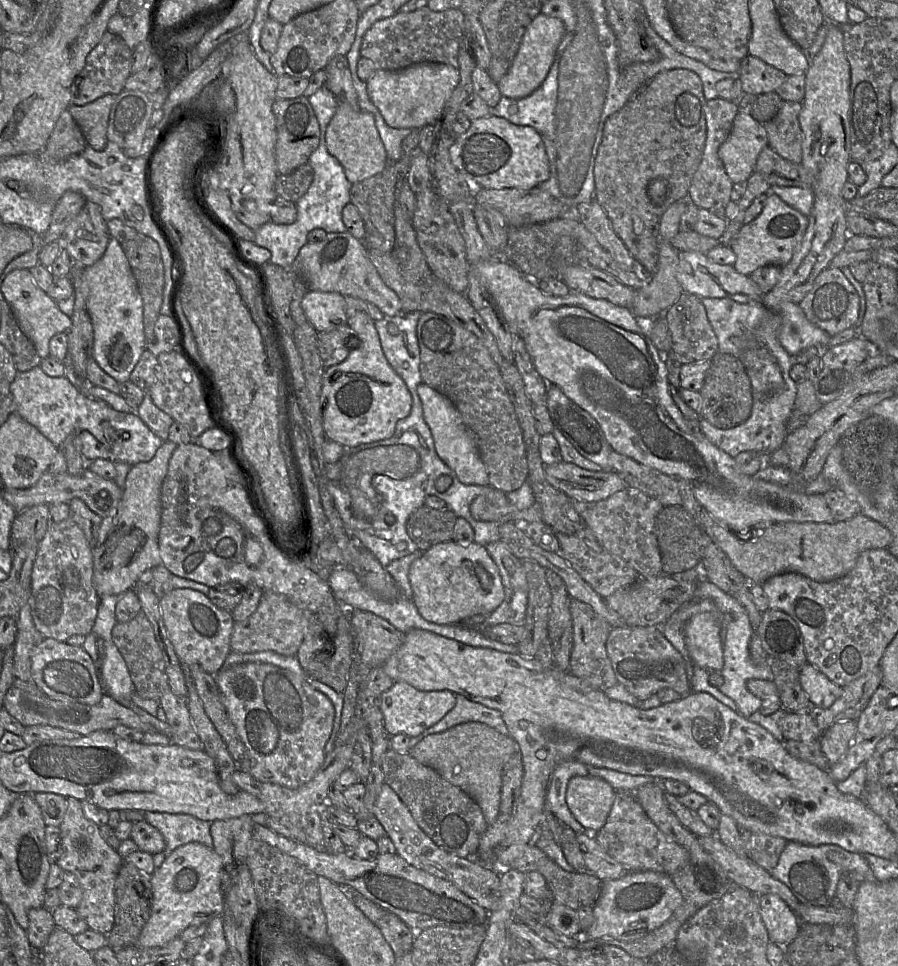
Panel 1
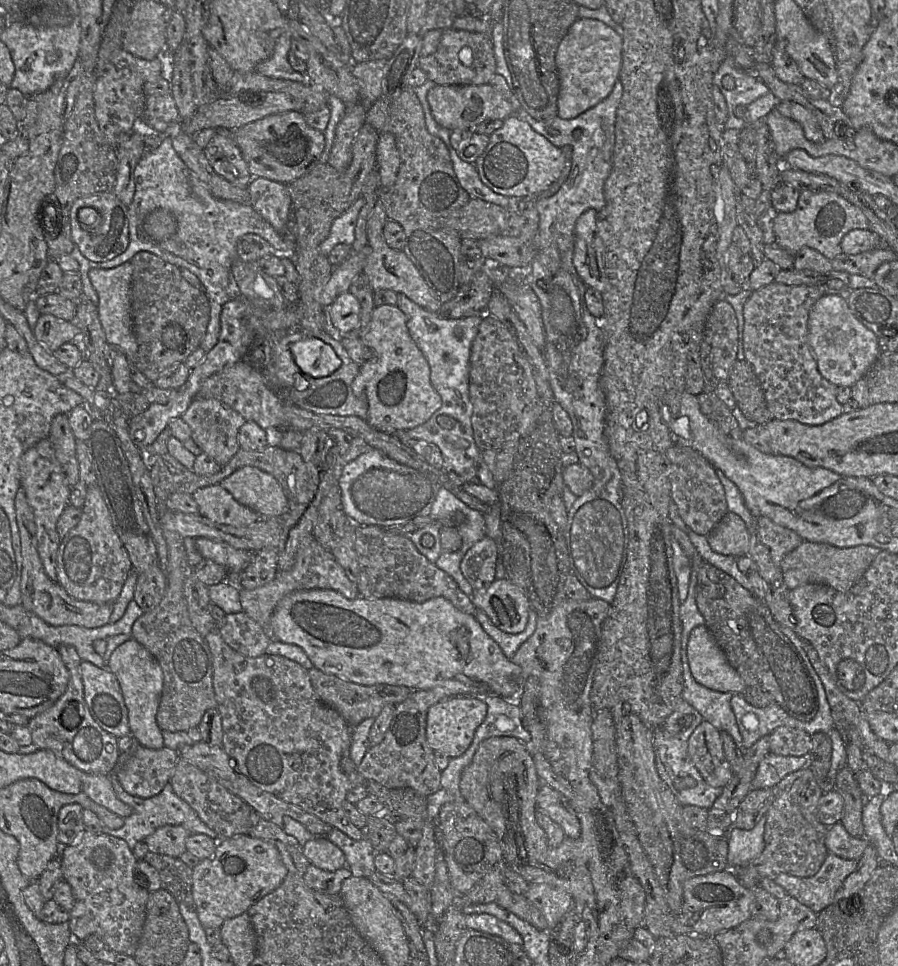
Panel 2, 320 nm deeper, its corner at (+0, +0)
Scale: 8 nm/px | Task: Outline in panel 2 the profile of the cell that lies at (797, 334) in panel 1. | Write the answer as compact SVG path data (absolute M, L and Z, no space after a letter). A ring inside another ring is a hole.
M826 294L810 310L809 345L820 374L836 386L852 387L868 372L881 354L878 338L851 313L845 296Z

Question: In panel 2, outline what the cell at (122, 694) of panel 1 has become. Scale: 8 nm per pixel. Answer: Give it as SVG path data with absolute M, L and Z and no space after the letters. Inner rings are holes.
M133 638L118 646L108 660L109 670L116 676L128 710L130 735L142 745L151 749L164 747L161 729L156 721L161 692L163 672L156 658Z

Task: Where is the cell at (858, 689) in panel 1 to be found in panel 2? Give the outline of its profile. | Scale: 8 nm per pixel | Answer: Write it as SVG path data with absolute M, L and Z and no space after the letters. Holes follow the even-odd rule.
M805 767L788 774L772 788L774 800L765 816L763 852L741 868L730 868L745 888L758 887L762 879L774 880L781 873L801 878L812 877L823 865L829 853L825 845L825 836L805 819L799 806L800 789L812 776L811 768Z

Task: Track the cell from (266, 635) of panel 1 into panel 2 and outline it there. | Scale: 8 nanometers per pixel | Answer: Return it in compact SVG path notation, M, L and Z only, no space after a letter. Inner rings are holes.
M313 536L302 541L295 564L290 570L277 572L274 579L264 586L252 590L240 589L239 598L243 611L261 625L271 641L279 641L274 637L270 624L277 604L293 592L311 589L332 589L348 599L360 597L358 585L349 579L333 553L325 549Z

